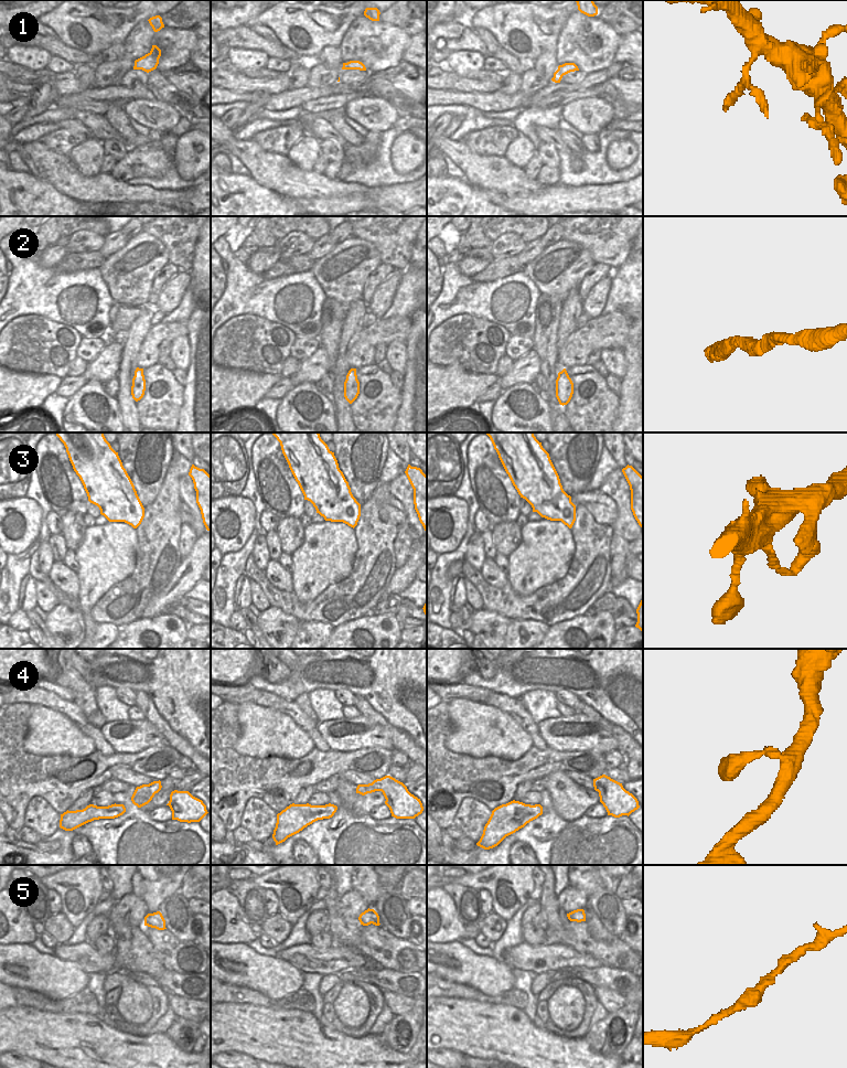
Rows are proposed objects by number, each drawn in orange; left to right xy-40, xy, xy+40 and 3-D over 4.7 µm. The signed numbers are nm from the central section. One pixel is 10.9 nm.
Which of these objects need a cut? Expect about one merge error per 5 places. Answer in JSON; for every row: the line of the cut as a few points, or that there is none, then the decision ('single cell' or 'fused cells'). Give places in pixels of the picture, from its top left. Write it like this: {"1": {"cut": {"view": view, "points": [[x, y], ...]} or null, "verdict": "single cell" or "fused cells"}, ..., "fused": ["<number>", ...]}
{"1": {"cut": null, "verdict": "single cell"}, "2": {"cut": null, "verdict": "single cell"}, "3": {"cut": null, "verdict": "single cell"}, "4": {"cut": null, "verdict": "single cell"}, "5": {"cut": null, "verdict": "single cell"}, "fused": []}

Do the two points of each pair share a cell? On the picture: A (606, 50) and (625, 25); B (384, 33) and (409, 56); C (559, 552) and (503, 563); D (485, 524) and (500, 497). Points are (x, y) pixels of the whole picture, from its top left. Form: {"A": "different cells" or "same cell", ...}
{"A": "different cells", "B": "different cells", "C": "different cells", "D": "different cells"}

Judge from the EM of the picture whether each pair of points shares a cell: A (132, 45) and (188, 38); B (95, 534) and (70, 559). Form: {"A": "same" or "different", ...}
{"A": "same", "B": "different"}

